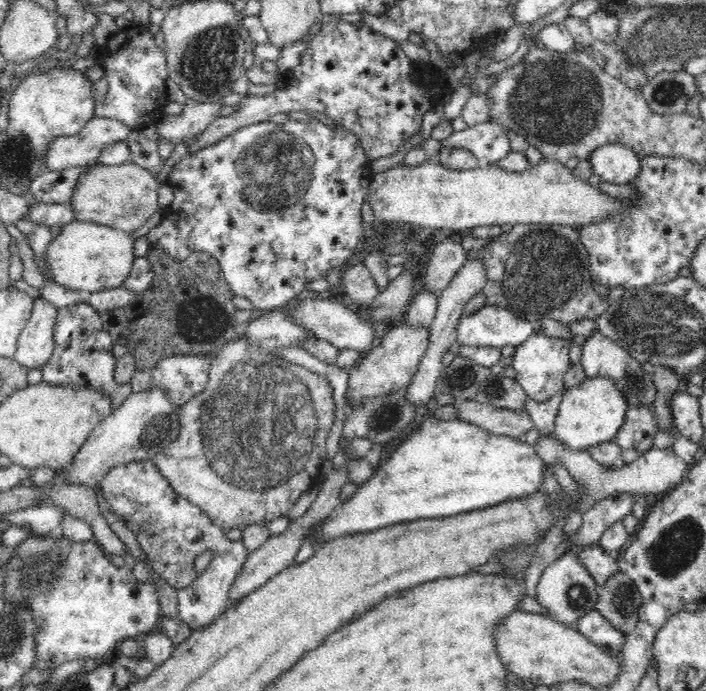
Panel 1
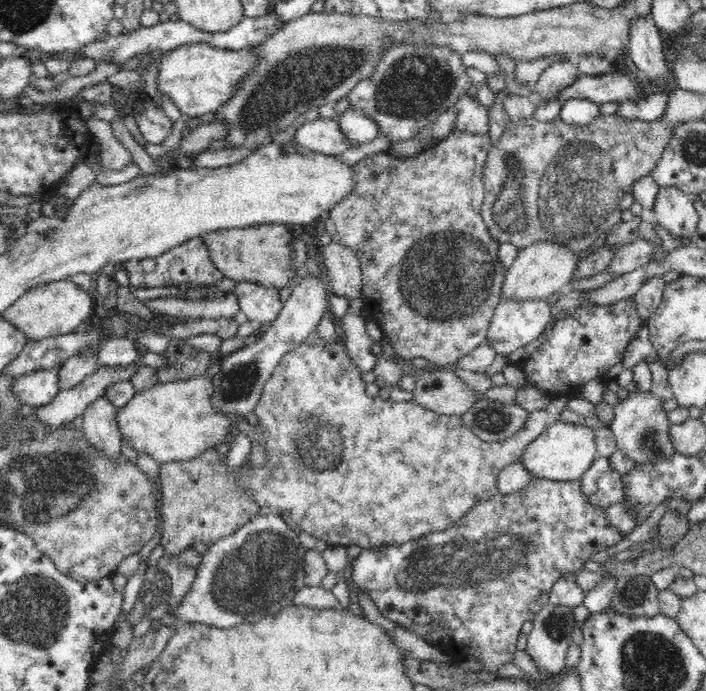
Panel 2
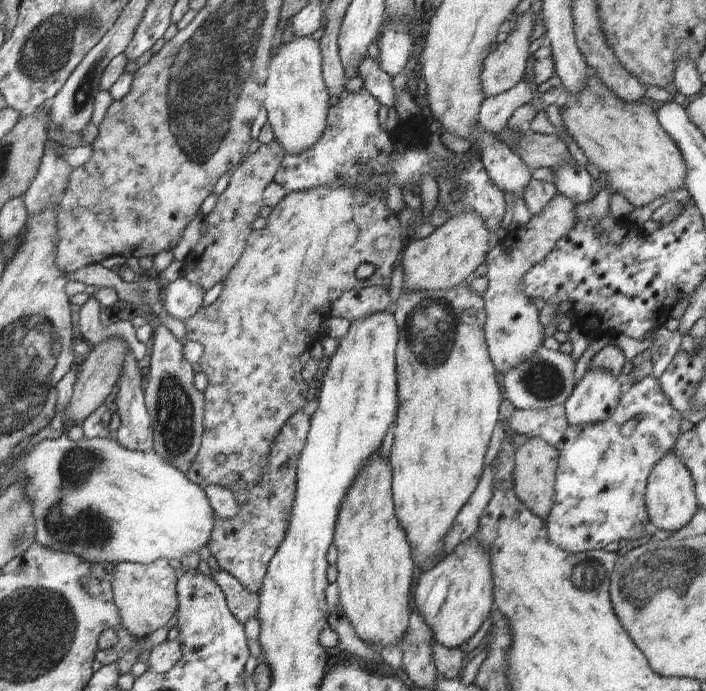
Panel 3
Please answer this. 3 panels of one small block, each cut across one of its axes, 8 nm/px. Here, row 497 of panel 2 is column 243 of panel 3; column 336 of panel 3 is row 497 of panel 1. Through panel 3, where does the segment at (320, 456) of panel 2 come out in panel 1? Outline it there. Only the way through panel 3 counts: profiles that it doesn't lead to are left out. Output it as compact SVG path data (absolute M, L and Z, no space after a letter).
M236 339L232 344L226 344L226 348L212 357L208 382L204 391L196 394L185 405L181 406L179 421L181 431L177 434L176 440L170 446L159 450L151 456L151 461L162 473L162 476L172 485L172 488L190 503L199 506L216 527L224 531L231 529L244 530L250 524L267 526L274 518L280 518L289 514L292 505L301 497L304 491L310 487L318 485L320 480L320 470L322 466L322 454L326 453L326 438L332 422L334 422L334 399L332 399L332 386L323 375L318 375L295 363L288 362L280 355L270 355L264 353L257 344L253 344L248 339Z

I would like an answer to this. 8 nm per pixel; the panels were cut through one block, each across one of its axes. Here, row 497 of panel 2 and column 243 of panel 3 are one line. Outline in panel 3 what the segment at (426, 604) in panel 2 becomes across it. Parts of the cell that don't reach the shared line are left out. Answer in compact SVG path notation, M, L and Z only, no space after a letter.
M304 410L292 414L274 436L266 470L258 478L256 486L250 490L232 492L240 504L238 516L232 520L214 516L214 528L208 540L211 555L216 558L220 569L229 572L252 594L258 594L261 590L269 562L286 538L290 510L296 496L298 459L310 430L310 419Z

